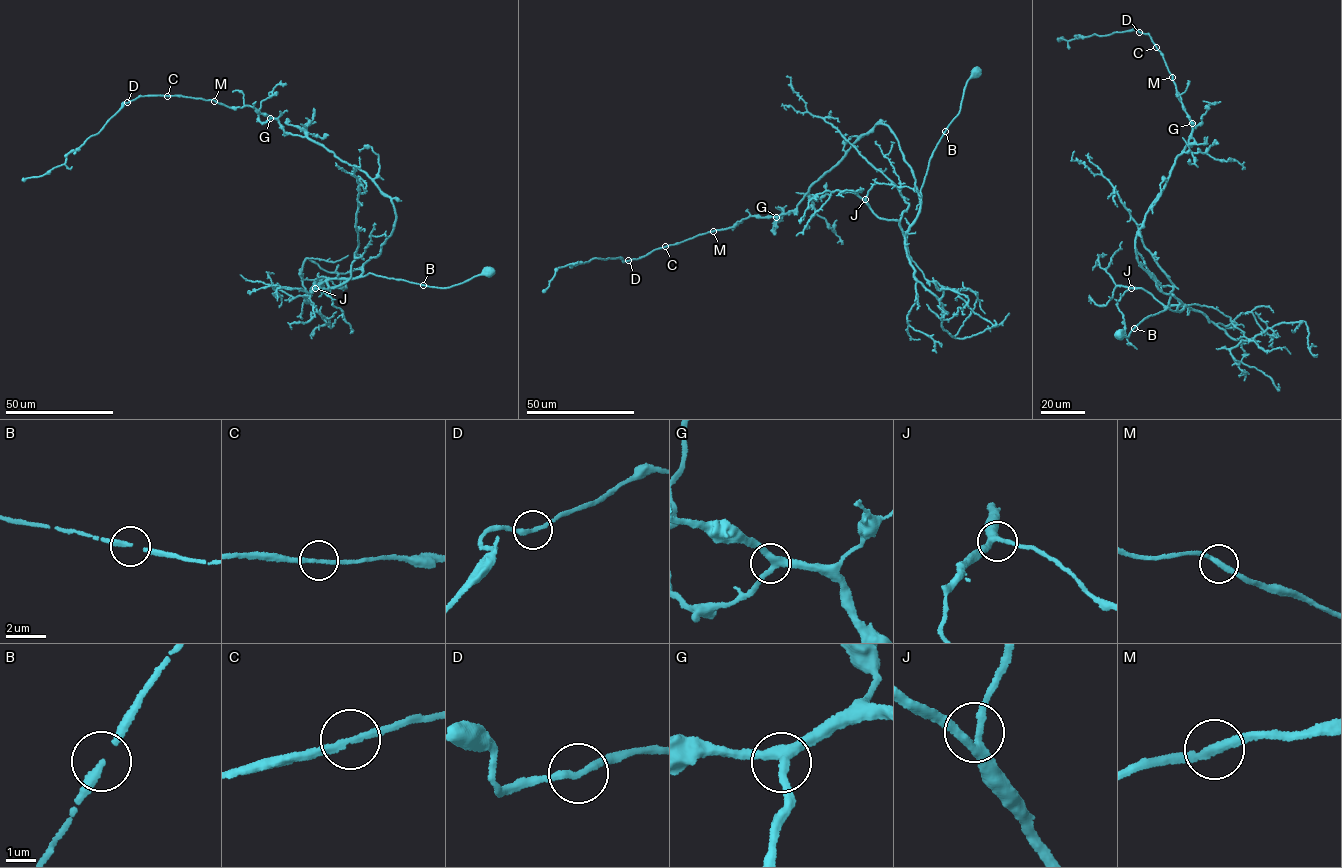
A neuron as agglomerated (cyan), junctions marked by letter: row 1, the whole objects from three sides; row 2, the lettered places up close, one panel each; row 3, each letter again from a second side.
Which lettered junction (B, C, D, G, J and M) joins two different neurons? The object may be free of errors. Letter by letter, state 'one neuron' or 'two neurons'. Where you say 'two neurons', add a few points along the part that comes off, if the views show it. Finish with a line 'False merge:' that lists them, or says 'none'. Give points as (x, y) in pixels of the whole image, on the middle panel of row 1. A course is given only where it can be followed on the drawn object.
B: one neuron
C: one neuron
D: one neuron
G: one neuron
J: one neuron
M: one neuron
False merge: none

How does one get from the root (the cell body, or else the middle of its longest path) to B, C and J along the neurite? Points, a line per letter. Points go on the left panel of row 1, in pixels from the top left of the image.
B: (489, 270), (448, 287), (423, 285)
C: (489, 270), (445, 288), (360, 276), (396, 219), (390, 198), (366, 174), (250, 106), (167, 96)
J: (489, 270), (445, 288), (369, 273), (333, 278), (326, 280), (328, 288), (317, 289), (314, 285), (315, 288)

